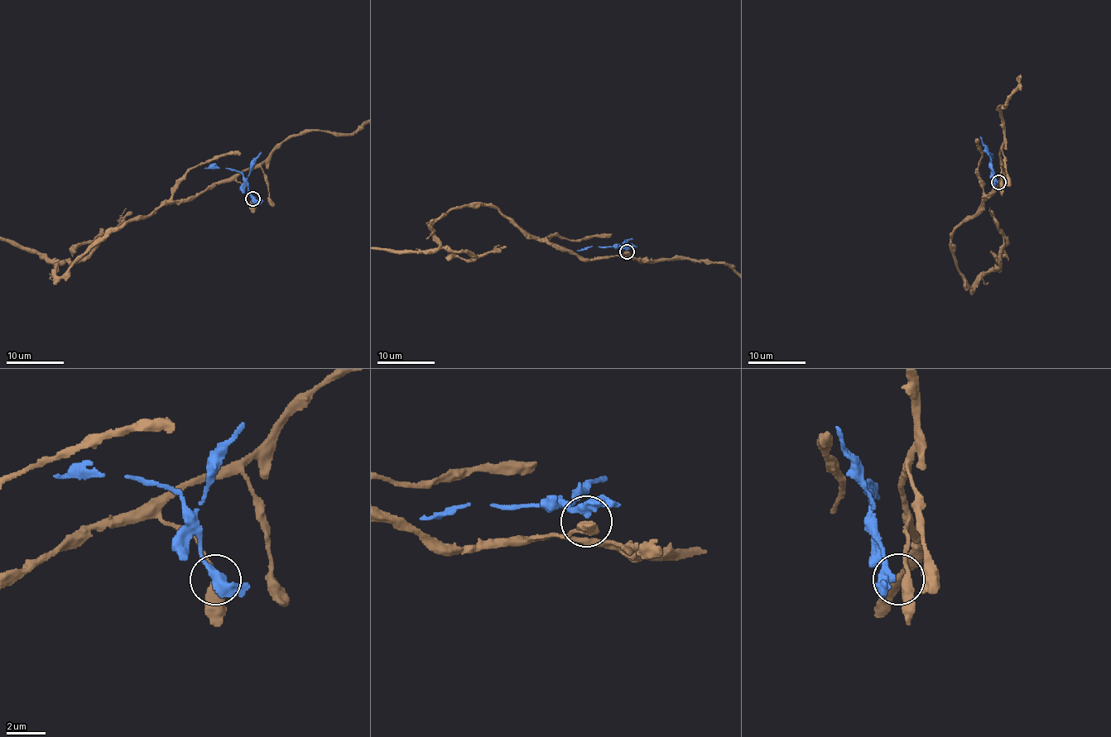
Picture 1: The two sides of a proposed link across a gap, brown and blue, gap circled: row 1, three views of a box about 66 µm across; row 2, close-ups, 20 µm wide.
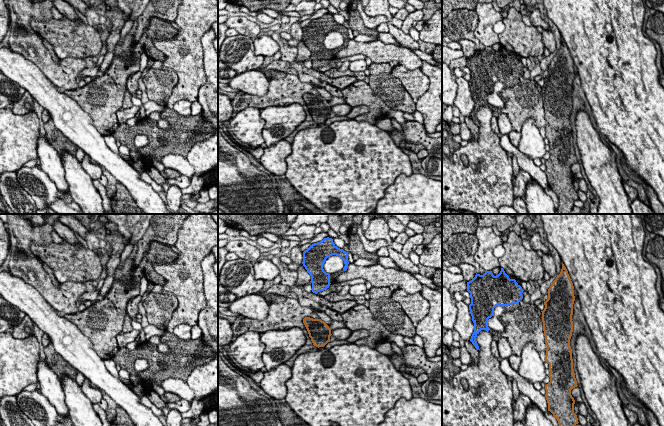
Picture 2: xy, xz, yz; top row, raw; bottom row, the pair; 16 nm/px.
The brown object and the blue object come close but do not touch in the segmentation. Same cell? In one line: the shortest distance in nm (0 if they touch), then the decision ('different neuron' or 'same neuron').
gap 360 nm; same neuron

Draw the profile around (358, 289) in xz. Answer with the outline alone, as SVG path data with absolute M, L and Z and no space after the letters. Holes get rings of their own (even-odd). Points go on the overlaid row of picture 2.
M364 283L350 286L349 294L352 296L364 296L366 293L368 293L368 291Z

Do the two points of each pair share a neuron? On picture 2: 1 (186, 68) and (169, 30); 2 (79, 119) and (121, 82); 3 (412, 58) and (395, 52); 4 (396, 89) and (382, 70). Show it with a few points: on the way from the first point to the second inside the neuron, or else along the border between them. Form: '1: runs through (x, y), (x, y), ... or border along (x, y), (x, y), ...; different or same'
1: border along (177, 30), (177, 33), (172, 38), (152, 40); different
2: border along (69, 97), (89, 115), (94, 127), (99, 132); different
3: runs through (408, 58), (399, 54); same
4: runs through (391, 84), (382, 75); same

